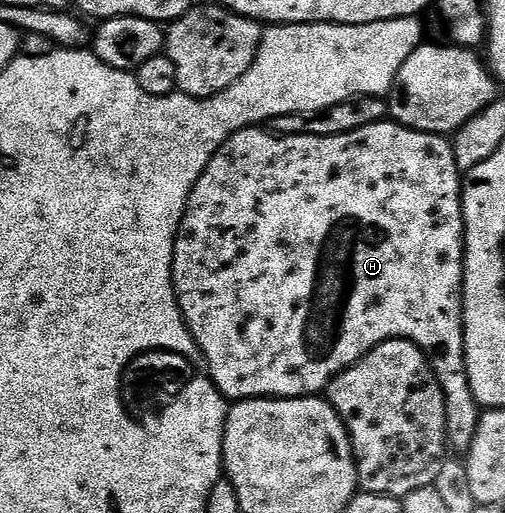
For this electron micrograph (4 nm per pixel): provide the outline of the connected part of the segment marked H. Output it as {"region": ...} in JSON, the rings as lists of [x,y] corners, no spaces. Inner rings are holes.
{"region":[[[391,120],[363,126],[342,136],[326,136],[325,138],[322,136],[302,136],[301,134],[281,136],[264,128],[249,128],[239,130],[230,140],[226,140],[226,144],[212,157],[210,164],[206,164],[198,184],[194,184],[194,188],[190,192],[182,216],[182,224],[178,228],[178,236],[174,244],[174,256],[172,257],[172,287],[176,290],[176,303],[180,306],[184,322],[192,333],[192,339],[196,341],[196,346],[200,349],[200,356],[204,358],[207,377],[211,378],[217,390],[232,402],[241,402],[247,398],[311,398],[327,391],[328,386],[337,374],[341,374],[343,370],[350,368],[358,360],[362,360],[378,344],[388,342],[391,338],[404,338],[424,352],[432,366],[434,376],[442,388],[446,400],[446,432],[448,433],[449,447],[453,451],[467,452],[474,444],[474,436],[478,432],[482,408],[476,403],[476,397],[470,388],[470,380],[466,372],[466,356],[464,355],[464,309],[460,295],[460,286],[464,283],[464,217],[462,216],[461,189],[462,172],[454,160],[452,143],[447,137],[439,134],[427,134],[421,130],[411,130],[405,126],[399,126],[397,122]]]}

